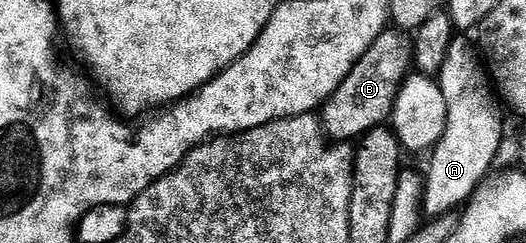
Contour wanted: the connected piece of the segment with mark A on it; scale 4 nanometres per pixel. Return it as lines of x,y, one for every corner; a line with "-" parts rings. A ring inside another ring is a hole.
463,34
452,37
444,56
444,62
437,73
437,81
442,93
443,103
446,105
447,127
443,130
442,137
432,147
427,170
423,172
424,191
421,206
424,213
431,218
450,213
453,209
456,209
460,200
463,200
467,194
474,192
488,175
489,171
486,170
486,166
490,159
496,158
505,138
503,114
495,104
497,98
493,84
488,71
477,57
476,47
470,37

